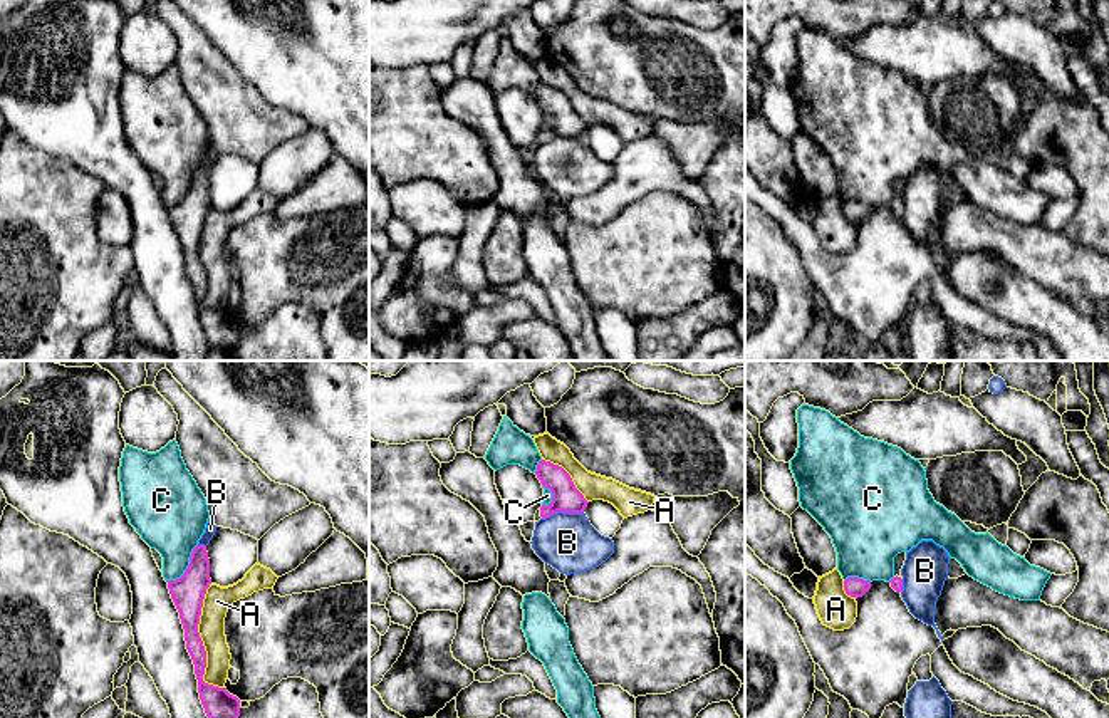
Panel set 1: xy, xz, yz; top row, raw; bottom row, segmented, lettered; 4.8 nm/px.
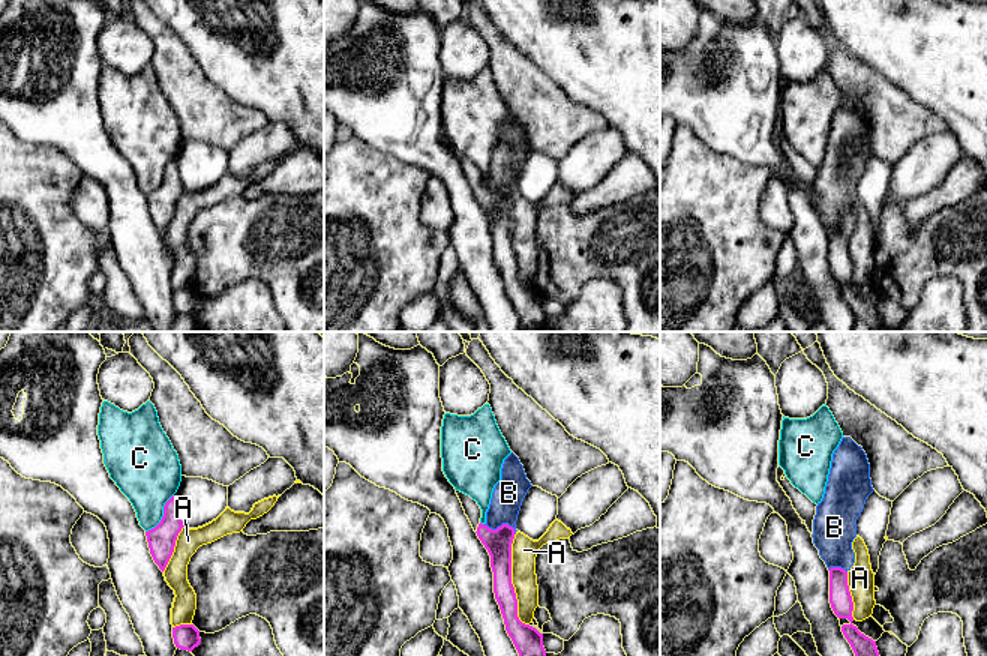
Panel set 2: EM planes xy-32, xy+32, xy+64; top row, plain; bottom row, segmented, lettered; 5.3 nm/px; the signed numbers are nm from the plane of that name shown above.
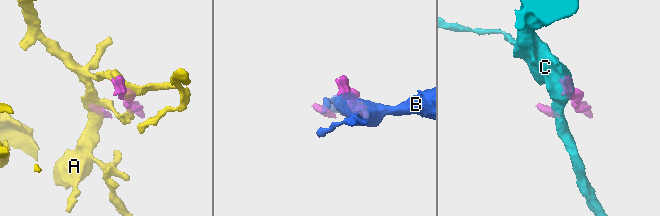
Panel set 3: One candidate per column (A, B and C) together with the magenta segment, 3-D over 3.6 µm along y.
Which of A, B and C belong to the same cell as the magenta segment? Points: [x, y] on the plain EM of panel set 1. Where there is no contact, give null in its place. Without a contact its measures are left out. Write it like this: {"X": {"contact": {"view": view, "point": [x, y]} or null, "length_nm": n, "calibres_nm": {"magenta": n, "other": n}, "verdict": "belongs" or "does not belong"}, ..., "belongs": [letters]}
{"A": {"contact": {"view": "xy", "point": [202, 265]}, "length_nm": 500, "calibres_nm": {"magenta": 160, "other": 130}, "verdict": "does not belong"}, "B": {"contact": {"view": "xz", "point": [562, 136]}, "length_nm": 200, "calibres_nm": {"magenta": 140, "other": 280}, "verdict": "does not belong"}, "C": {"contact": {"view": "xy", "point": [188, 192]}, "length_nm": 240, "calibres_nm": {"magenta": 160, "other": 320}, "verdict": "does not belong"}, "belongs": []}

